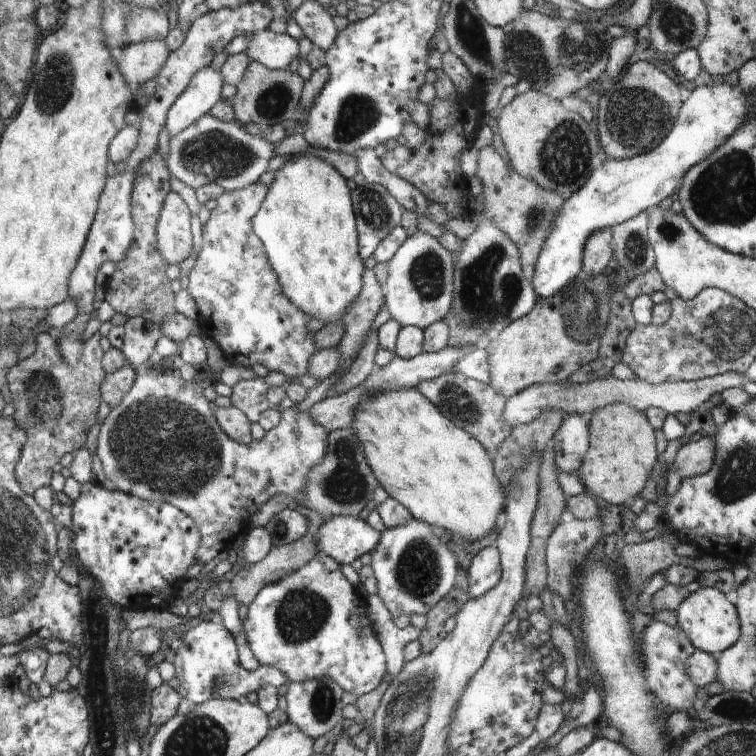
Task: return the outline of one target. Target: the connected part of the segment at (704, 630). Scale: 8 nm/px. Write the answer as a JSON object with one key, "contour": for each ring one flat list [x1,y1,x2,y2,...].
{"contour":[[701,587,689,595,678,606,678,626,684,629,697,650,716,655,728,650,740,639,740,622,737,608,728,602,722,591,715,587]]}

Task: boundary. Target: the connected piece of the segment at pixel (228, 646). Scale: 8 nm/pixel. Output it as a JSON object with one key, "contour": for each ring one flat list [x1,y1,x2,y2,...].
{"contour":[[219,619,196,623,196,626,184,633,182,640,186,644,182,644,182,648,178,648,178,652,171,659,180,681,177,692,182,699,192,702,193,706,214,698,240,701,240,698,252,692,257,693,268,684,277,689,289,682,278,668,260,665,252,668,250,672,244,670,237,640]]}

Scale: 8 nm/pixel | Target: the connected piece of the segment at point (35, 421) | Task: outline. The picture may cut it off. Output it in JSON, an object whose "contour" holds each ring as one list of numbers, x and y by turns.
{"contour":[[100,331,94,332,86,340,86,348,82,358,74,366,62,356,59,341,43,332,38,335,36,352,28,358,19,360,18,364,9,370,9,386,16,406,14,415,22,428,29,430,28,442,25,444,24,450,21,451,20,462,17,466,17,477,21,487,30,495,40,490,40,486,44,486,44,484,50,487,48,484,50,478,46,478,46,472,54,464,58,464,58,460,64,454,68,454,68,452,74,454,83,448,88,430,92,428,92,424,96,420,96,412,100,406,100,384,107,375,102,364,105,352,100,346,100,340]]}

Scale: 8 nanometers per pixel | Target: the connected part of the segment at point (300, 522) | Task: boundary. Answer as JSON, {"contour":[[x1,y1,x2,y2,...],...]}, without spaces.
{"contour":[[287,507,276,513,265,525,265,529,272,538,272,547,279,547,300,540,308,530,308,520,302,512]]}

